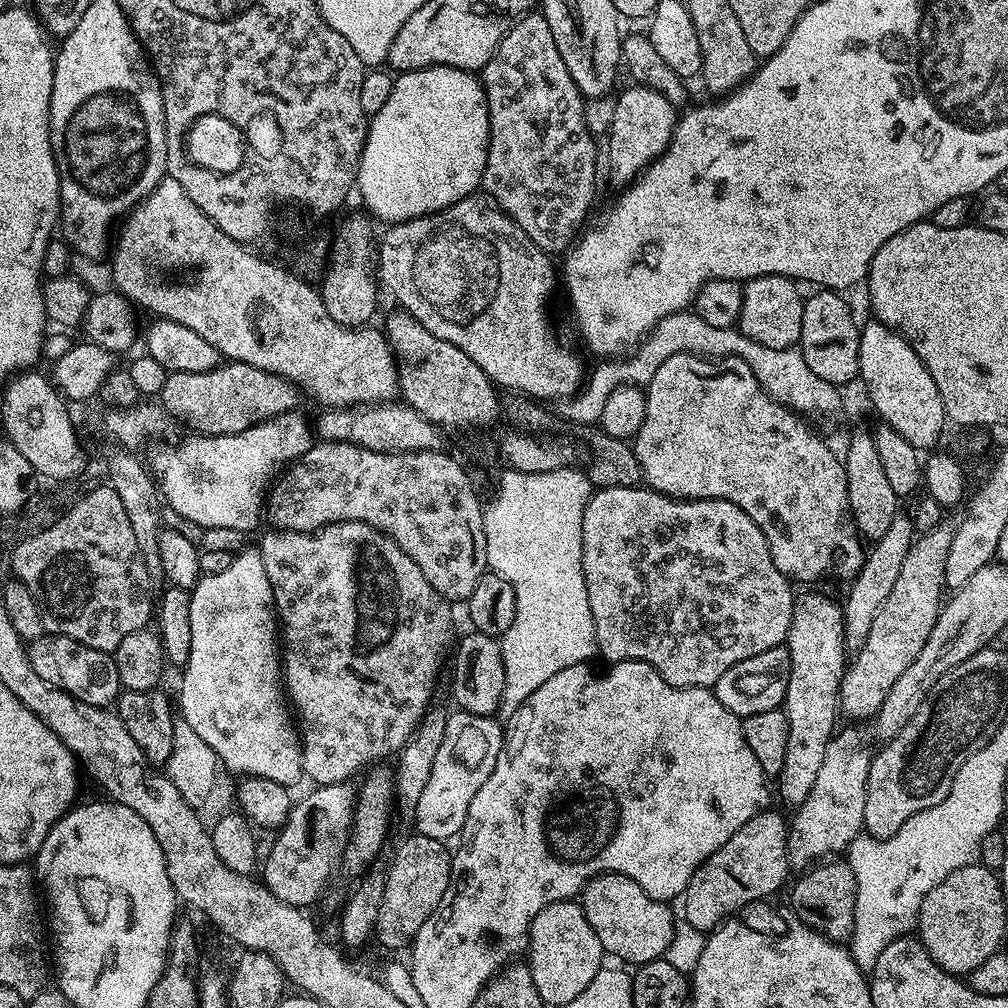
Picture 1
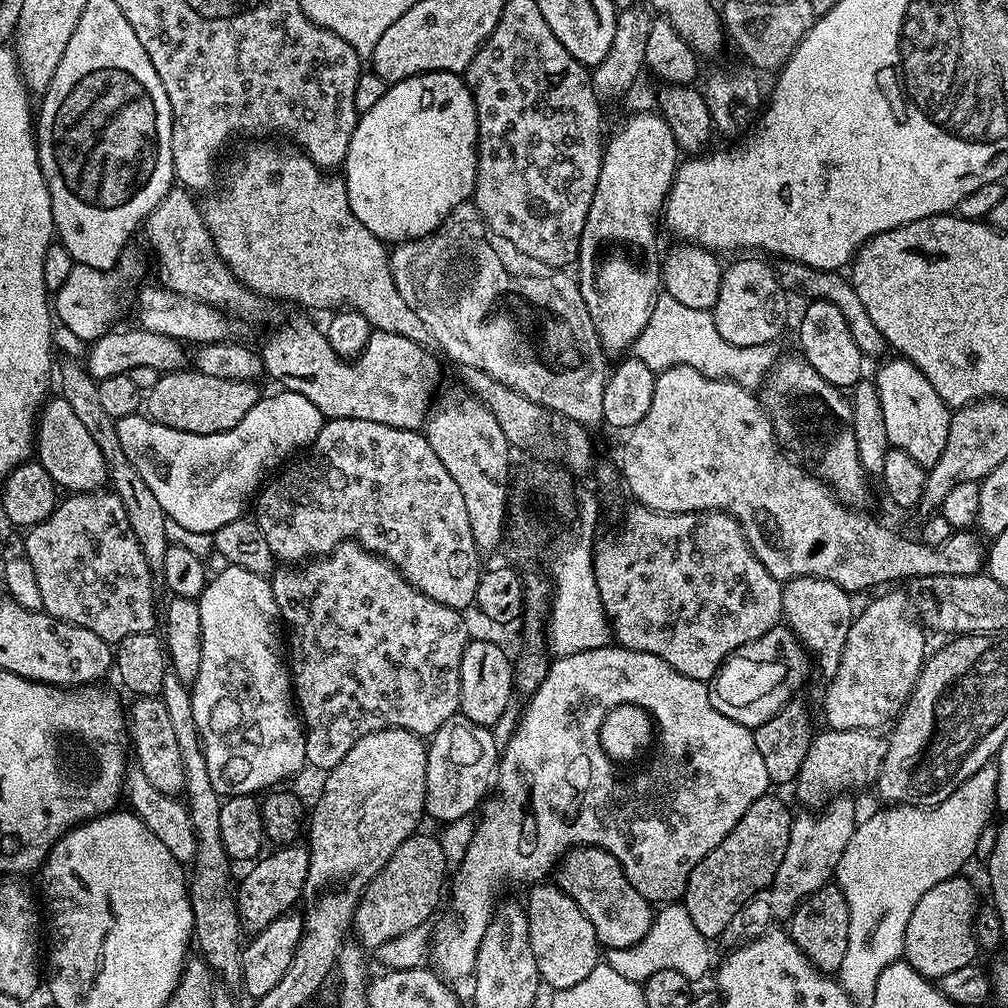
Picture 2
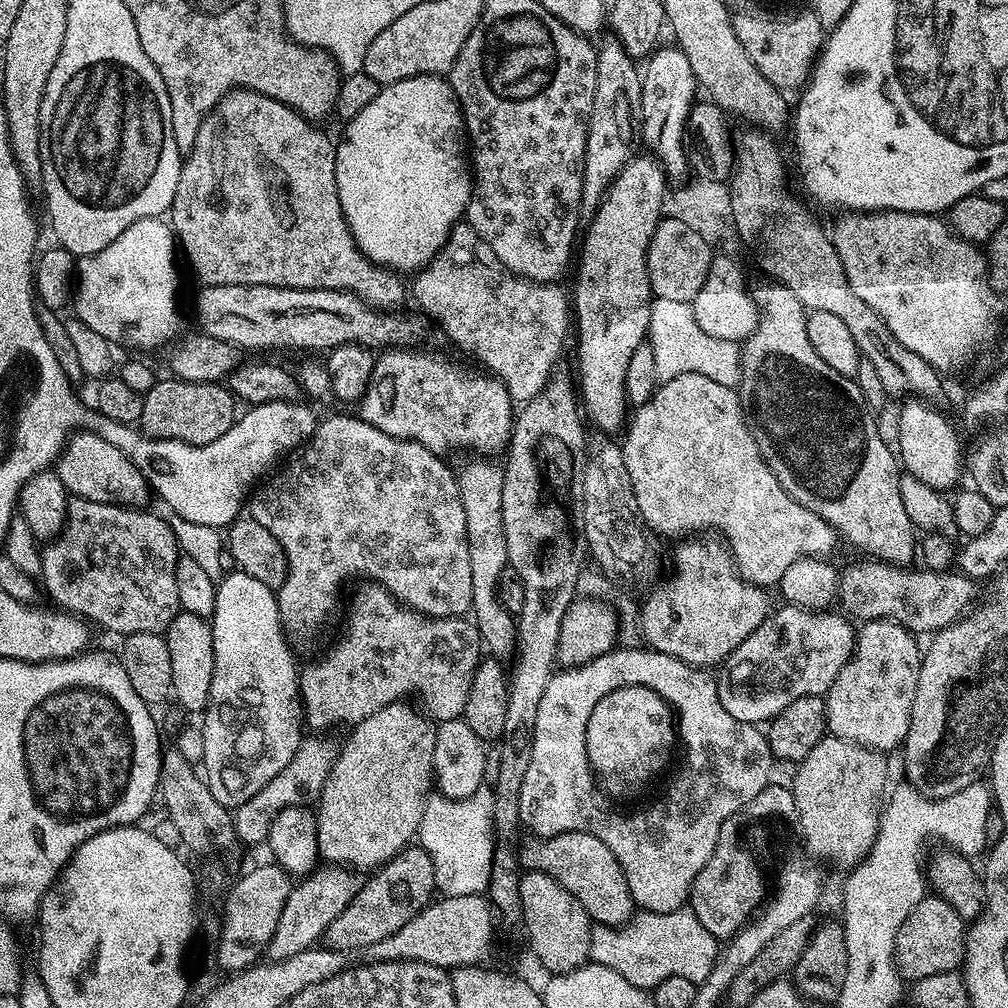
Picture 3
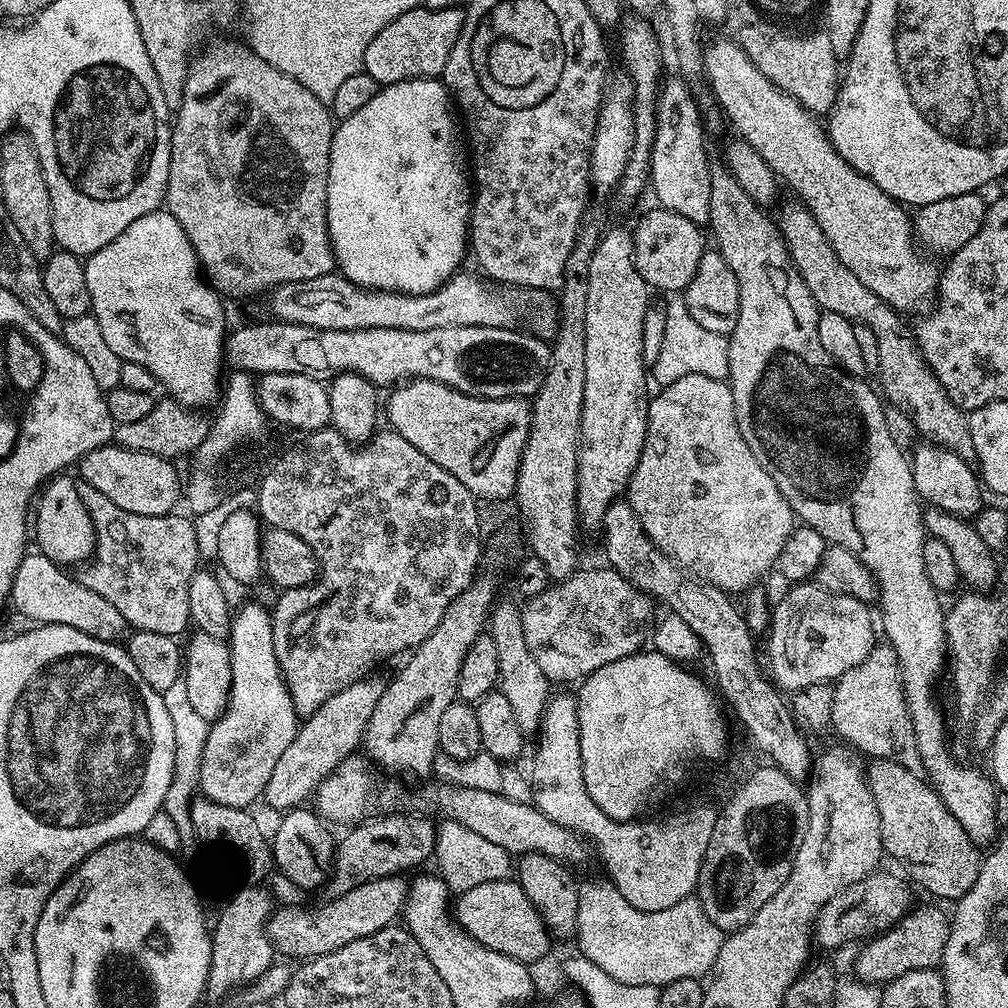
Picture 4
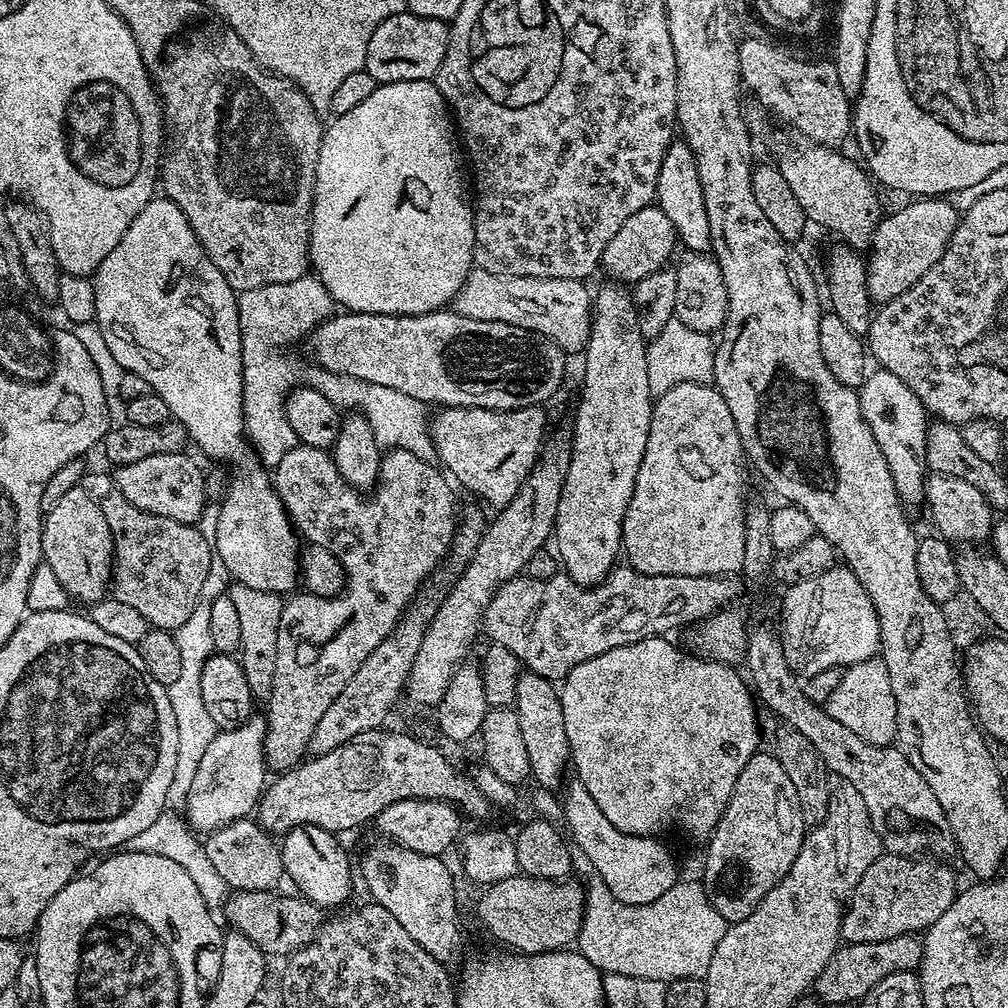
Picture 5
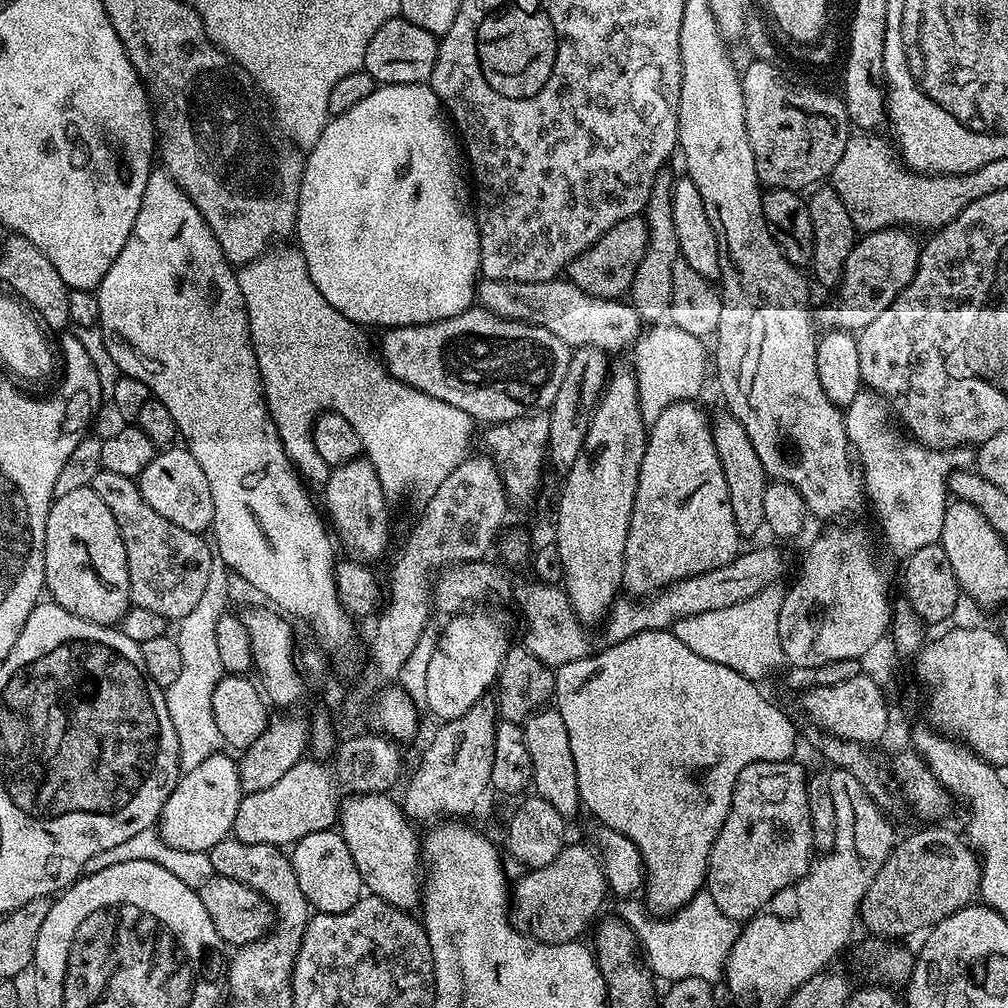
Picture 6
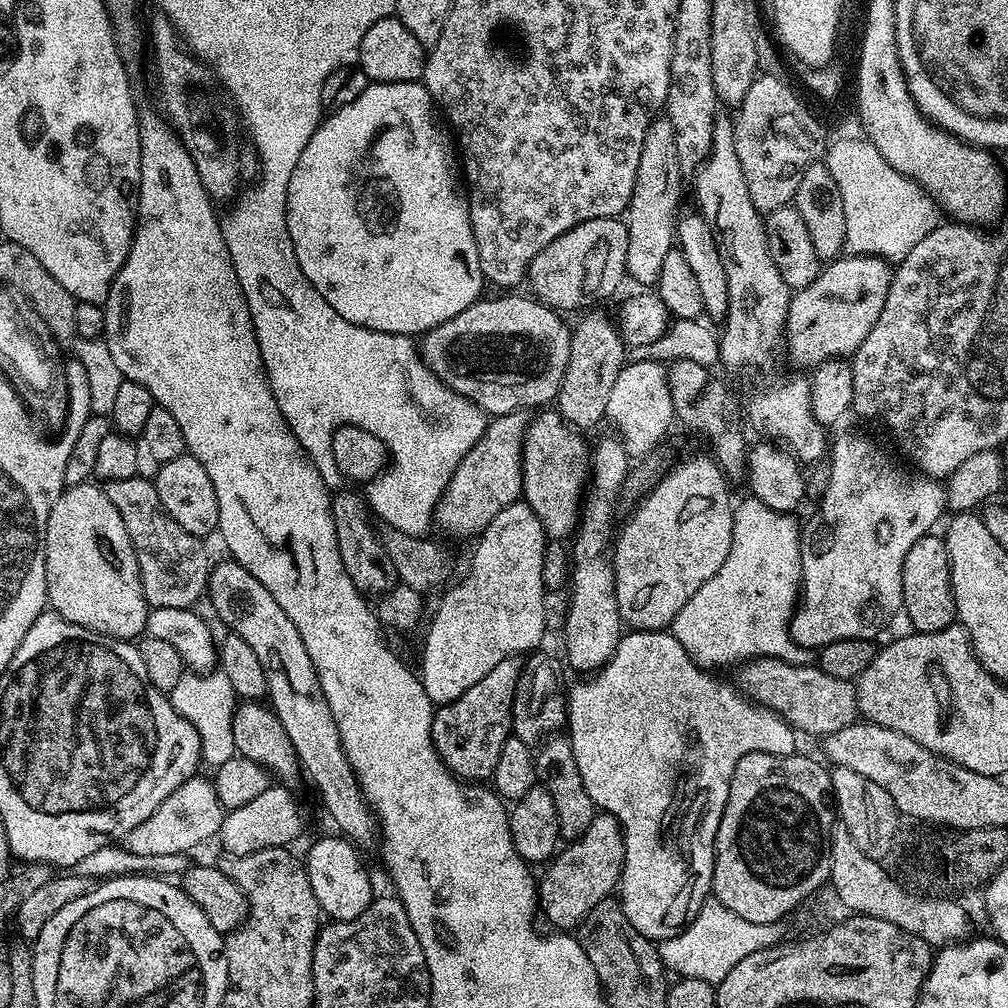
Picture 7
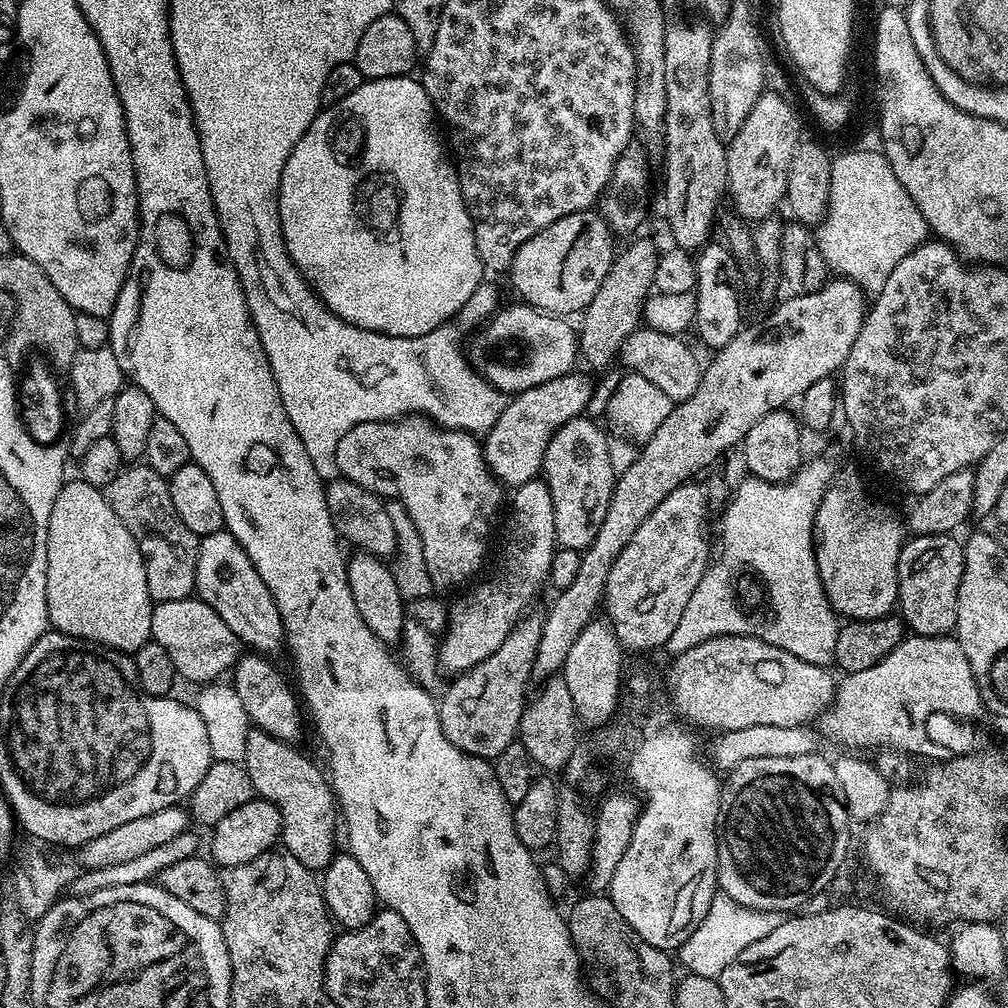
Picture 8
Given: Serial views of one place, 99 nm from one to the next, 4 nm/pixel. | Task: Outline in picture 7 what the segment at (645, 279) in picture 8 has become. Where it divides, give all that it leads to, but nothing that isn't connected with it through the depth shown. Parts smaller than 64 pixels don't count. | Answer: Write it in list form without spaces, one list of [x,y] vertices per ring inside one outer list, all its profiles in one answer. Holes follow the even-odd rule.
[[[591,312],[571,331],[570,356],[556,397],[557,412],[577,430],[592,428],[605,419],[611,387],[625,366],[626,345],[613,319]]]

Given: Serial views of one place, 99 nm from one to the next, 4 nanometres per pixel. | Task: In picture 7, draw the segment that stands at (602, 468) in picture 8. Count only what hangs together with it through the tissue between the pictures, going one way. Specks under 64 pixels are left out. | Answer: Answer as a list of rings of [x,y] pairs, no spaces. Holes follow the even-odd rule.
[[[556,410],[544,412],[541,416],[533,415],[525,430],[521,458],[522,499],[536,511],[538,522],[542,522],[545,533],[554,540],[567,541],[578,527],[577,521],[586,495],[586,481],[590,476],[590,444],[580,436],[583,435],[567,424]],[[560,508],[572,520],[556,528]]]

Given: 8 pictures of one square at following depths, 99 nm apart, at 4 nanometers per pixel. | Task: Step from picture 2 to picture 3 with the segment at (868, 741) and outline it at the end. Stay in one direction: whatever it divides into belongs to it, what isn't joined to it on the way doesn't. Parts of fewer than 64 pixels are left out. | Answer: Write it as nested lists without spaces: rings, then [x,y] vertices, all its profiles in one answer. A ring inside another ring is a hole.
[[[826,734],[818,746],[814,746],[814,750],[810,750],[810,754],[806,754],[806,758],[795,765],[793,772],[796,773],[792,776],[790,787],[796,803],[798,832],[804,835],[804,848],[813,856],[809,856],[813,861],[825,860],[843,870],[851,870],[872,849],[880,825],[882,801],[889,787],[888,764],[884,760],[887,759],[883,752],[875,752],[873,748],[863,748],[849,740]]]

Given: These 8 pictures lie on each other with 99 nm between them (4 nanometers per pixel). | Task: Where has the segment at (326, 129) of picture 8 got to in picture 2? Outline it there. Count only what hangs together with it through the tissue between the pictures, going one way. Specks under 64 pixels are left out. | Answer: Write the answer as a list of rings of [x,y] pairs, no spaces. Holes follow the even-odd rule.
[[[423,72],[421,76],[411,76],[397,84],[389,84],[386,94],[382,94],[382,99],[377,104],[370,106],[370,110],[359,113],[354,134],[350,138],[350,150],[346,150],[346,158],[342,165],[342,179],[350,198],[350,210],[354,210],[354,218],[358,218],[358,222],[362,222],[362,226],[366,226],[370,234],[385,242],[417,240],[430,235],[459,204],[467,204],[473,199],[476,191],[477,134],[476,103],[467,83],[457,73]]]

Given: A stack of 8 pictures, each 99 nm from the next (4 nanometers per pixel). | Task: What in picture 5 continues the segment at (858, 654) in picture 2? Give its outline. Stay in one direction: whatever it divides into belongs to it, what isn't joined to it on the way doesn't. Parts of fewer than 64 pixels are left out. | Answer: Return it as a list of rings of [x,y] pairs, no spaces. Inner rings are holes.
[[[873,658],[847,665],[842,682],[838,682],[834,694],[830,694],[826,707],[830,718],[842,722],[846,730],[858,734],[858,738],[866,738],[866,742],[891,745],[896,739],[898,706],[894,690],[890,690],[890,670],[883,659]]]

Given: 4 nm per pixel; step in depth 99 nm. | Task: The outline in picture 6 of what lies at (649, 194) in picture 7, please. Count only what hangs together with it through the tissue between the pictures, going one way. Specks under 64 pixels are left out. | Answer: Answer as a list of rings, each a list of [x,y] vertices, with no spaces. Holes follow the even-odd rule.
[[[668,170],[659,172],[654,186],[650,190],[648,205],[642,213],[648,224],[648,245],[646,246],[646,254],[642,254],[642,260],[638,262],[638,266],[634,270],[630,303],[634,306],[634,310],[638,310],[641,321],[644,322],[663,321],[670,310],[670,298],[674,288],[672,267],[674,262],[680,259],[678,234],[674,234],[674,214],[672,213],[673,183],[674,176],[671,176]]]

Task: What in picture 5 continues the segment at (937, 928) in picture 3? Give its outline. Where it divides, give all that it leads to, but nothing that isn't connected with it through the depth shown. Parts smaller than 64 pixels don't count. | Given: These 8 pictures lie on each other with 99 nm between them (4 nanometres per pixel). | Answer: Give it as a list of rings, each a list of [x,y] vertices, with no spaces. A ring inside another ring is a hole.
[[[919,935],[899,936],[882,942],[862,942],[861,944],[841,943],[836,952],[826,962],[826,970],[818,974],[814,985],[815,999],[828,1004],[848,1004],[859,1002],[886,974],[895,972],[916,972],[924,957],[924,946]]]

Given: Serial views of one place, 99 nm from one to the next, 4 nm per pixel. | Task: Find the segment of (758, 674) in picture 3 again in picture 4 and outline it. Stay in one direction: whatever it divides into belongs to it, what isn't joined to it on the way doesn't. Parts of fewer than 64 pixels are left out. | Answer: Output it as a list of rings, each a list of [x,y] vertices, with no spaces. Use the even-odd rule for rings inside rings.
[[[800,582],[792,588],[780,601],[775,601],[772,608],[772,622],[768,626],[766,639],[768,639],[768,668],[766,664],[766,672],[770,677],[771,683],[785,693],[791,694],[802,690],[806,686],[814,686],[815,684],[823,684],[825,682],[835,682],[839,680],[842,674],[846,674],[846,670],[850,670],[854,666],[858,666],[858,662],[862,662],[862,658],[866,658],[866,654],[870,654],[870,650],[874,647],[874,639],[872,640],[872,620],[874,624],[874,616],[868,613],[869,605],[865,601],[858,598],[850,598],[846,594],[838,594],[837,592],[828,592],[821,588],[815,582]]]

